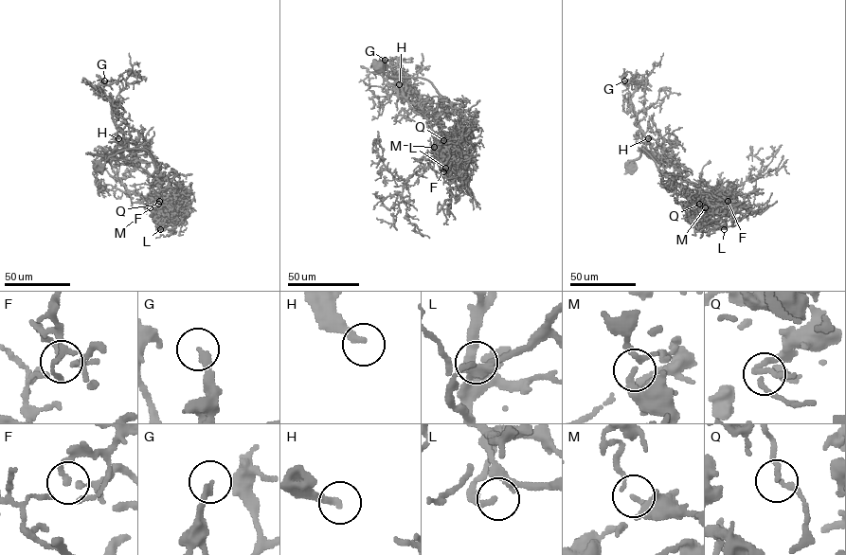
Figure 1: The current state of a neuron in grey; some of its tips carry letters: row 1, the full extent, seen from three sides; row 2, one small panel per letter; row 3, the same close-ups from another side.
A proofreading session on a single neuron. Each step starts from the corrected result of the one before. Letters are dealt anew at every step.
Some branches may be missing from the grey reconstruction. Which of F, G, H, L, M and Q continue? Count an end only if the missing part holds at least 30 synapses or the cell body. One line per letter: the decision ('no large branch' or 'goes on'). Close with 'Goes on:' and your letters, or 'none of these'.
F: no large branch
G: no large branch
H: no large branch
L: no large branch
M: no large branch
Q: no large branch
Goes on: none of these

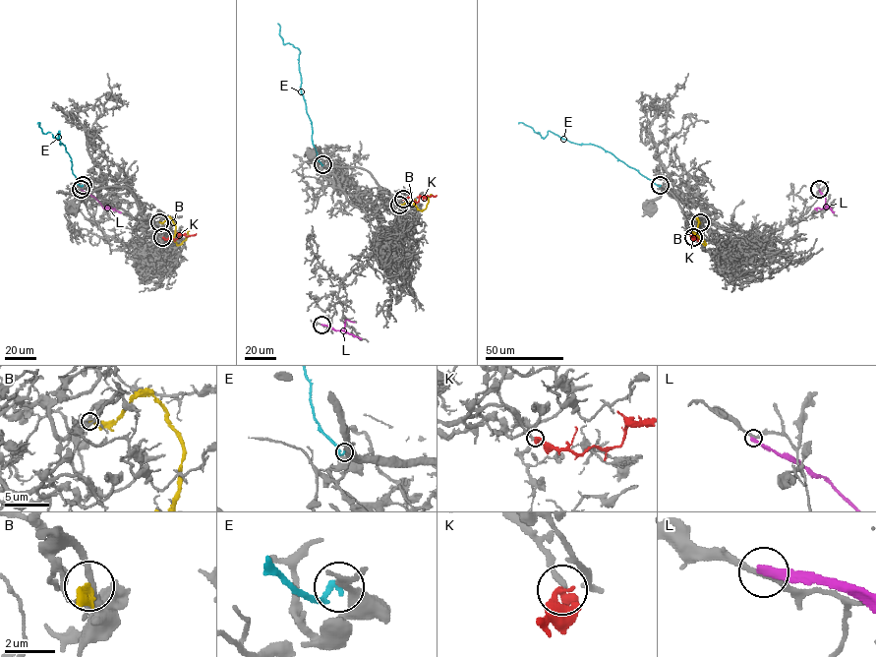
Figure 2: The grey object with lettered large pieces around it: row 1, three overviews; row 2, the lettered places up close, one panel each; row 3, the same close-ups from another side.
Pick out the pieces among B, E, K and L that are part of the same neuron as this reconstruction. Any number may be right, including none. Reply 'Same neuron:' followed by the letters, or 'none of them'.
Same neuron: K

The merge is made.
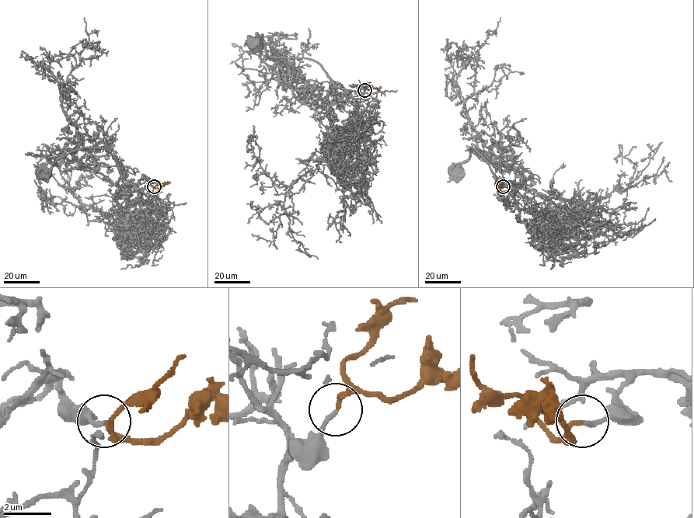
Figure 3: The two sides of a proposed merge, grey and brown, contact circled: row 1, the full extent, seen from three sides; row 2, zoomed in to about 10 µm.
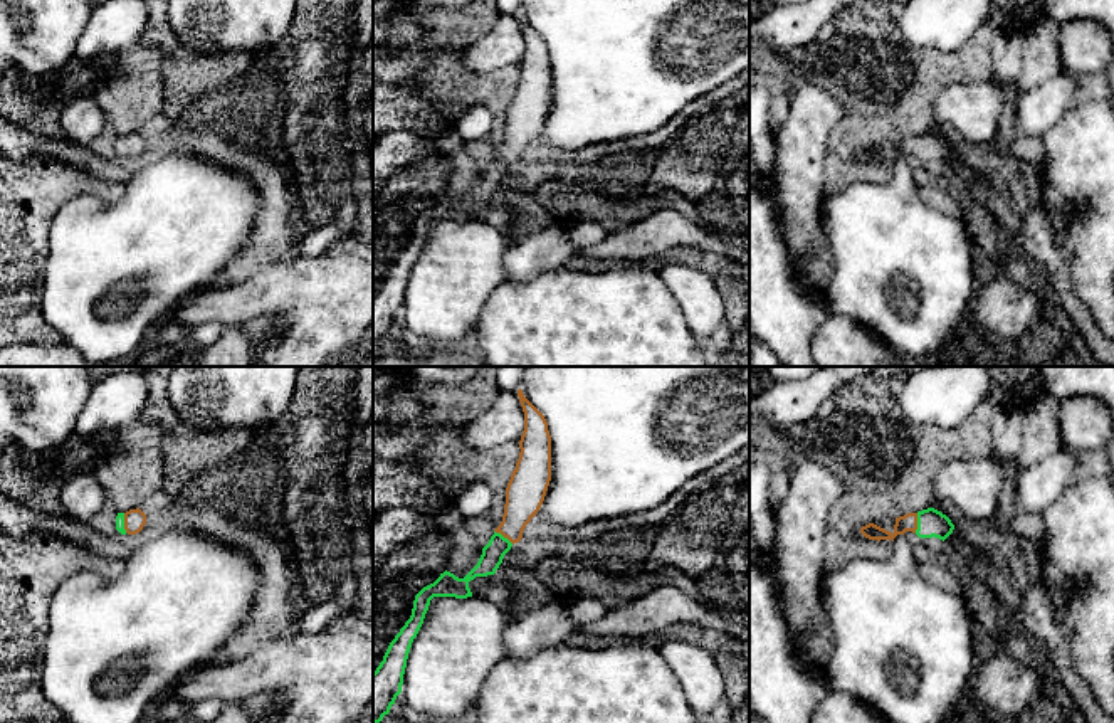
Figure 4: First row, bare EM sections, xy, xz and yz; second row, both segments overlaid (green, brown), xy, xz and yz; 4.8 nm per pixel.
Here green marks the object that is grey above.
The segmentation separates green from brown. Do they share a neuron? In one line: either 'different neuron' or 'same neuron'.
same neuron

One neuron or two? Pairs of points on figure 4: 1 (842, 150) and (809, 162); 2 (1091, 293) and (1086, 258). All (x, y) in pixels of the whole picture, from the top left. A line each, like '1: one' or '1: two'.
1: two
2: one

